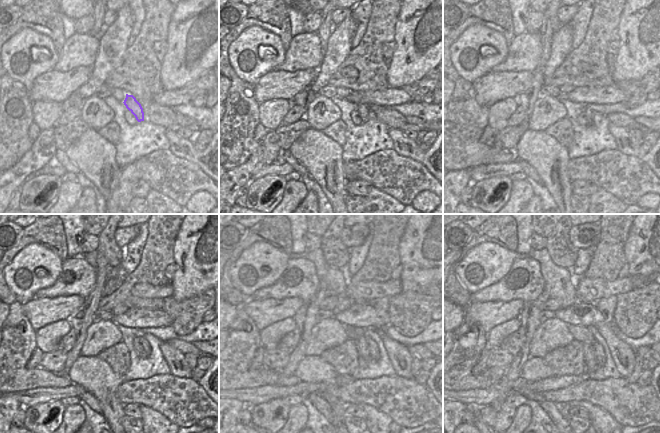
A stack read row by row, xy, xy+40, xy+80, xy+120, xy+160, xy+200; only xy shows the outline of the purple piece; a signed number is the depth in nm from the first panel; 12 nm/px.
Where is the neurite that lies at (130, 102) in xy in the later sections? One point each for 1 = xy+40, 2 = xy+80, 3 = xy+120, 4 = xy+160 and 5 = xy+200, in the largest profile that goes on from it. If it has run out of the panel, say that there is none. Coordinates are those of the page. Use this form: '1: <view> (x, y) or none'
1: xy+40 (363, 110)
2: xy+80 (589, 113)
3: xy+120 (146, 352)
4: xy+160 (374, 355)
5: xy+200 (600, 356)

